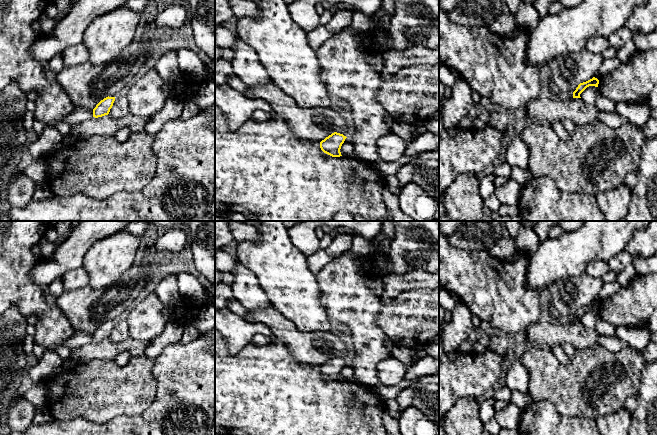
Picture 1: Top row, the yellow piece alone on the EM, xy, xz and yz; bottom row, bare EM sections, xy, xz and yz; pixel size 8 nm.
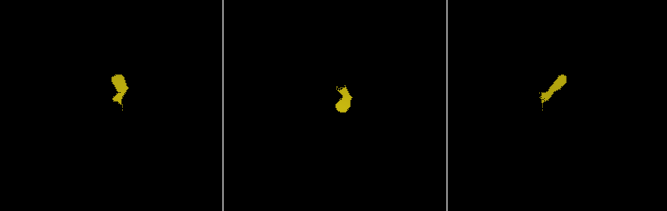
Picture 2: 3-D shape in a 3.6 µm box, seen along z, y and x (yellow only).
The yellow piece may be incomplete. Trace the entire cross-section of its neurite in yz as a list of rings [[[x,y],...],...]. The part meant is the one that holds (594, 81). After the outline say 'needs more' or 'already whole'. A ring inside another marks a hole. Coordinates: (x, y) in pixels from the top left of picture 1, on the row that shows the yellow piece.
[[[593,77],[592,79],[586,81],[586,82],[583,82],[583,83],[580,83],[578,85],[578,87],[576,88],[576,90],[573,92],[573,98],[581,98],[580,97],[580,94],[589,86],[595,86],[595,87],[598,87],[598,84],[599,84],[599,80],[595,77]]] | already whole

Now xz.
[[[334,132],[320,142],[320,148],[332,157],[340,157],[340,149],[346,138],[343,134]]] | already whole

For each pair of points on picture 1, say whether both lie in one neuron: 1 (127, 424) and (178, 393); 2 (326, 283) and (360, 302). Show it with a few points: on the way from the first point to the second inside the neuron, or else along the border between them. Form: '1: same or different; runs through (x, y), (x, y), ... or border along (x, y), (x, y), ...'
1: same; runs through (140, 424), (147, 424), (165, 406)
2: same; runs through (334, 283), (352, 300)

